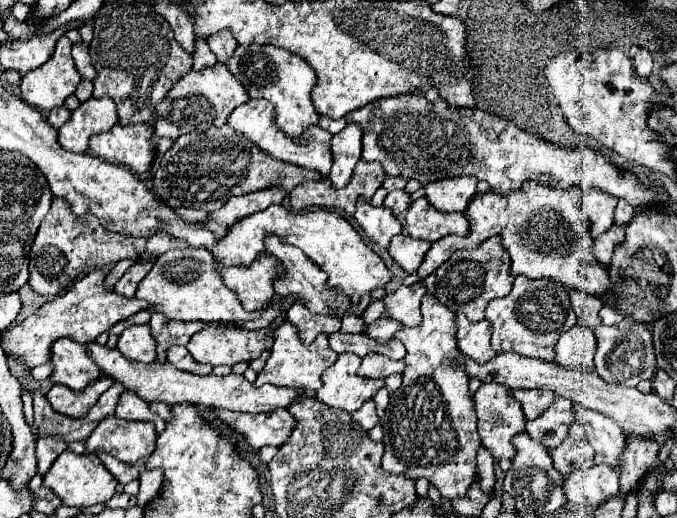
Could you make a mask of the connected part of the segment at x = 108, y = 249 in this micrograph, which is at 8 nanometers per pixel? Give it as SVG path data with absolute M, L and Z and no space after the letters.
M60 197L52 199L50 211L40 223L40 229L36 233L36 239L32 243L30 251L30 287L38 295L60 295L66 291L88 267L110 267L122 259L136 259L146 251L146 239L136 239L128 235L110 235L108 231L102 231L102 225L98 219L78 219L66 201Z

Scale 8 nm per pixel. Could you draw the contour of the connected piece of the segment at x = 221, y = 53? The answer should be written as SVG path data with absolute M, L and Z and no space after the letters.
M222 31L222 35L214 35L214 39L210 39L210 49L214 51L214 55L218 57L218 63L226 65L226 61L234 55L236 43L234 37L230 35L230 31Z

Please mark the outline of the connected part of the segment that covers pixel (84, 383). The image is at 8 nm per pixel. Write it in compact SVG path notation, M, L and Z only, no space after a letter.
M62 337L52 347L52 383L62 383L74 391L88 387L102 377L100 367L90 359L88 347L70 337Z

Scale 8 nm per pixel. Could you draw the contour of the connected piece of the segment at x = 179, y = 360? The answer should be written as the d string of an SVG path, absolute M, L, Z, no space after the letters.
M170 347L170 351L168 351L168 363L172 363L174 367L178 367L182 371L196 373L196 375L210 375L212 373L212 367L210 365L194 363L194 359L186 351L186 347Z

